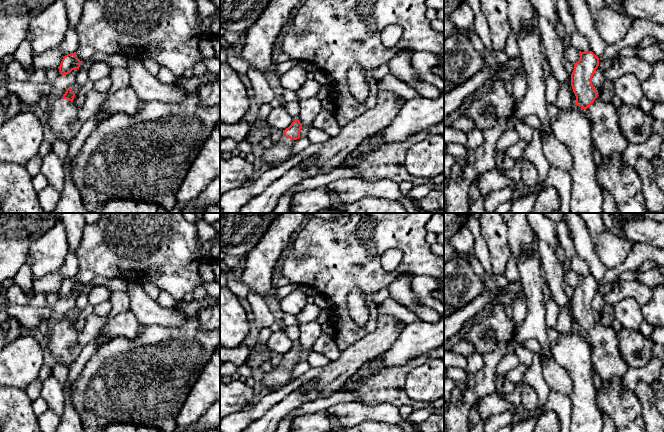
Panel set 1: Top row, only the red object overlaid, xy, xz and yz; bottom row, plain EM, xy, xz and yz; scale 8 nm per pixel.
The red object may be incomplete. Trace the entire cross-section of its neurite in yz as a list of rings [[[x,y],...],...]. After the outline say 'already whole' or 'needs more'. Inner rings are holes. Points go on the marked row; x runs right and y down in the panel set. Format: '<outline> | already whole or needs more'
[[[579,51],[579,56],[571,74],[575,104],[585,110],[592,126],[592,140],[600,154],[603,157],[623,155],[630,144],[619,127],[618,110],[611,102],[599,100],[592,85],[599,58],[592,51]]] | needs more

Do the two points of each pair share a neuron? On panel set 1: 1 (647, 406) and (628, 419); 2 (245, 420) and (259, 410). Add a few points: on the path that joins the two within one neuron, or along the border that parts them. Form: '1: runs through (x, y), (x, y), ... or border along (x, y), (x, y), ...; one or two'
1: border along (633, 391), (639, 401), (641, 418), (644, 421); two
2: runs through (248, 417), (256, 411); one

